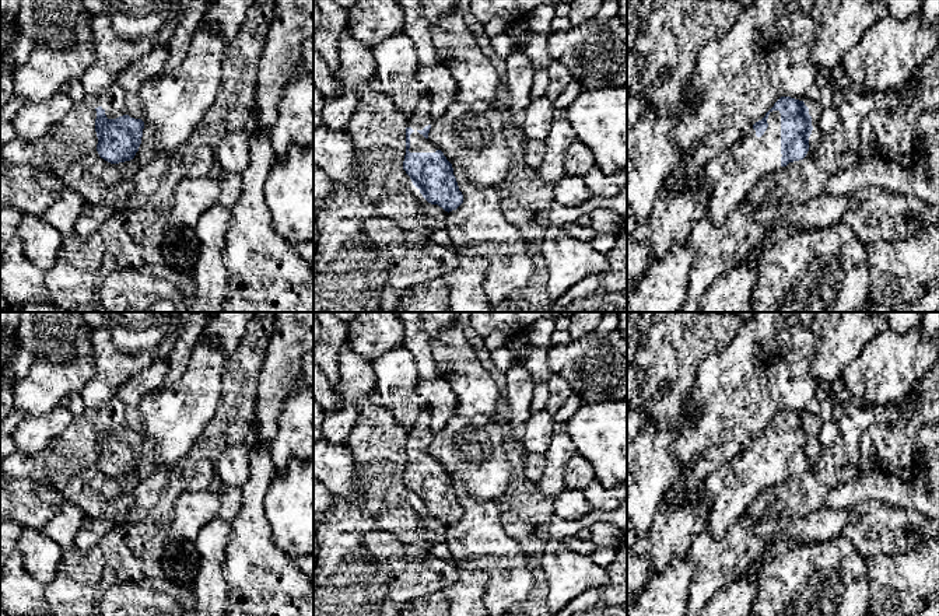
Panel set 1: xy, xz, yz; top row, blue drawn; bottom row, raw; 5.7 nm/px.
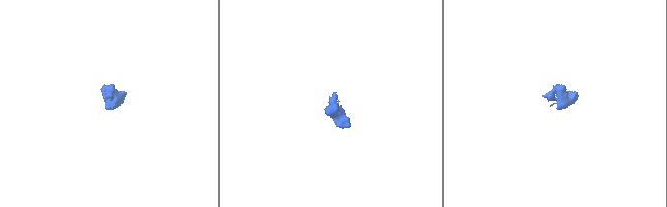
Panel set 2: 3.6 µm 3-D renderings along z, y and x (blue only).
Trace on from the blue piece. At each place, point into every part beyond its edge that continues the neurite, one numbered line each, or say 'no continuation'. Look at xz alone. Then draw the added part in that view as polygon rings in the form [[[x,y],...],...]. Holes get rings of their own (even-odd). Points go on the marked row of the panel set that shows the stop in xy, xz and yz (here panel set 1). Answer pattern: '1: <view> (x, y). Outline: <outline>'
1: xz (420, 118). Outline: [[[425,95],[416,106],[413,115],[409,118],[406,127],[411,127],[414,132],[410,134],[410,153],[435,153],[438,148],[431,144],[428,139],[425,139],[418,132],[425,126],[431,125],[431,101]]]

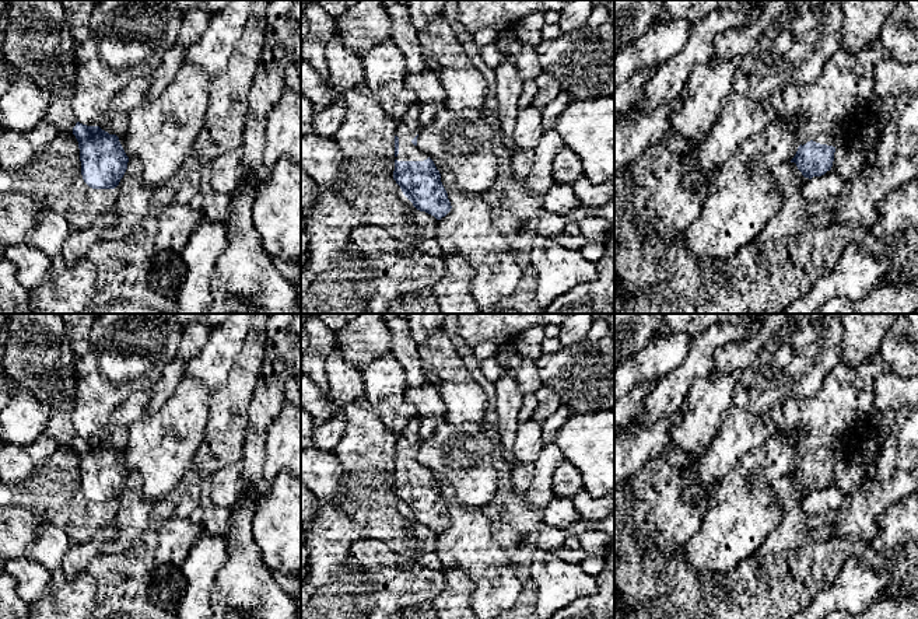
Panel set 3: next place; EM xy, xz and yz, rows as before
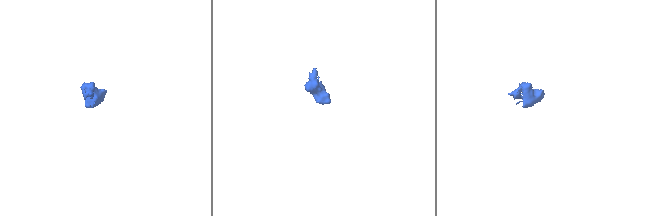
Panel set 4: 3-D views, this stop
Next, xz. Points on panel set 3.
1: xz (409, 126). Outline: [[[413,104],[402,116],[397,123],[395,136],[399,137],[399,154],[395,157],[397,161],[424,161],[428,158],[411,140],[420,133],[420,106]]]

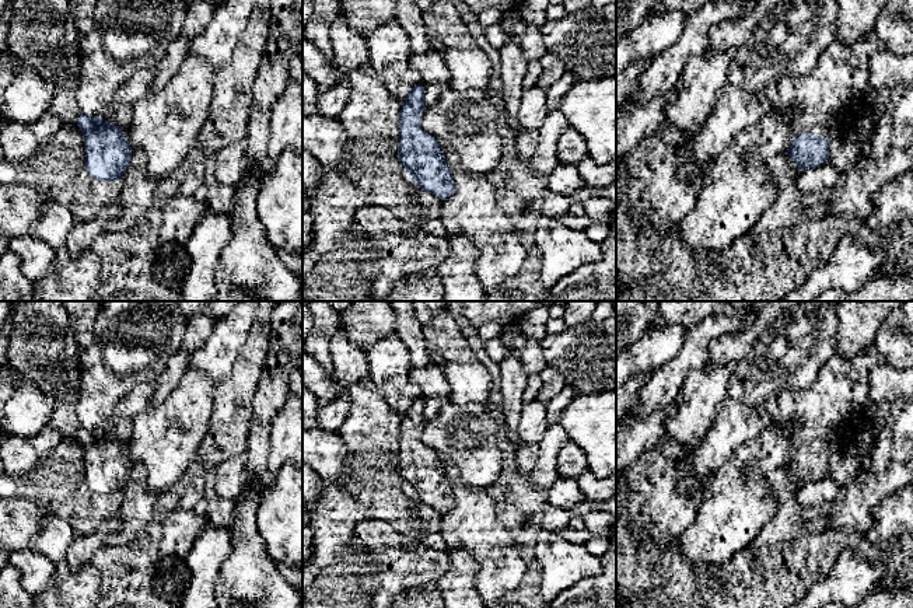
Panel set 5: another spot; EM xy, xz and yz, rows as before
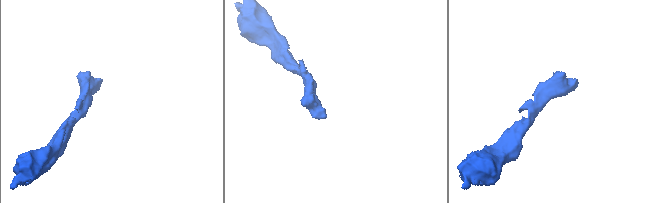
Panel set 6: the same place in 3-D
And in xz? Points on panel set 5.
no continuation

